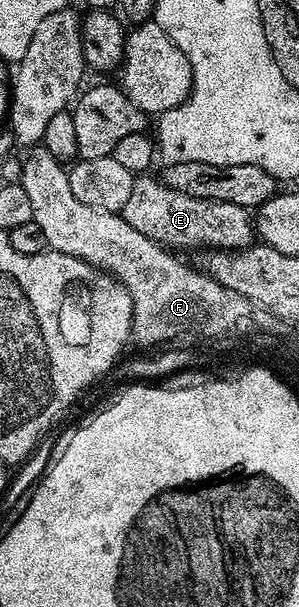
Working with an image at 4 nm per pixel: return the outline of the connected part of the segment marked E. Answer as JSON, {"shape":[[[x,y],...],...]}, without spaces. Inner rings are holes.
{"shape":[[[145,173],[136,178],[134,189],[122,212],[124,220],[138,233],[168,249],[176,247],[208,247],[218,251],[242,251],[254,243],[254,219],[249,208],[230,205],[230,201],[214,201],[202,197],[186,197],[178,189],[170,189],[159,178]]]}

